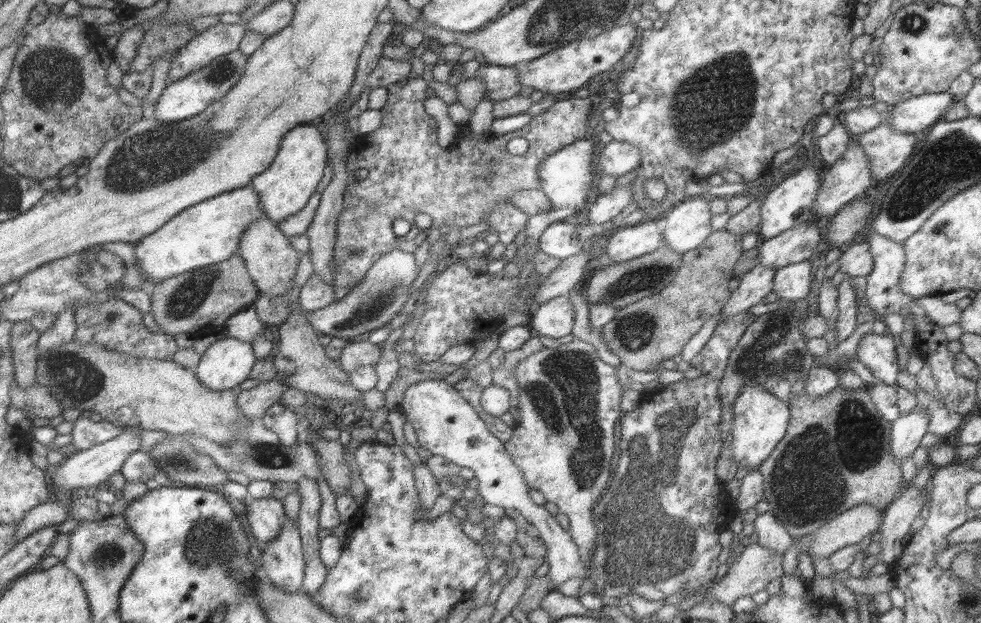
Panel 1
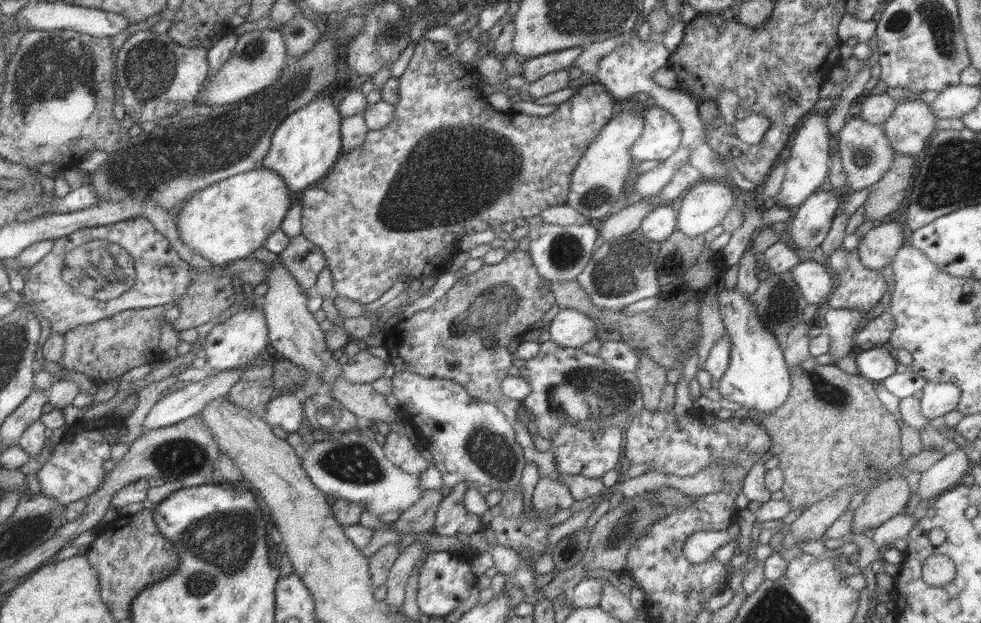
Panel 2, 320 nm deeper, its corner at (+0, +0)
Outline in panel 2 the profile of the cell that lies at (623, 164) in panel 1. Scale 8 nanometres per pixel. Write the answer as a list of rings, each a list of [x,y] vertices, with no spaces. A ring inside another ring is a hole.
[[[654,104],[644,110],[645,127],[641,136],[630,148],[630,155],[636,163],[643,160],[669,158],[681,142],[681,126],[664,108]]]

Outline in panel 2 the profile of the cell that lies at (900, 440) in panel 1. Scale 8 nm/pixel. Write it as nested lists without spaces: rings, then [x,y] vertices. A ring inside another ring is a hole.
[[[929,382],[920,391],[923,396],[919,399],[921,414],[928,419],[935,418],[936,416],[943,416],[951,410],[956,410],[959,397],[961,397],[961,390],[951,383]]]

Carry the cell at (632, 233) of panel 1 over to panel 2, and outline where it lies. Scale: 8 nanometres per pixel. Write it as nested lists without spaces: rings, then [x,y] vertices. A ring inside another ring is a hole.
[[[657,204],[643,217],[639,230],[649,239],[662,243],[677,226],[677,208],[669,204]]]

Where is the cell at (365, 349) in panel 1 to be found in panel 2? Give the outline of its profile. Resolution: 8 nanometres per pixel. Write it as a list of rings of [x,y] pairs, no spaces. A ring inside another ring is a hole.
[[[362,346],[357,354],[340,367],[340,376],[352,384],[369,384],[382,378],[385,372],[385,362],[371,356]]]

